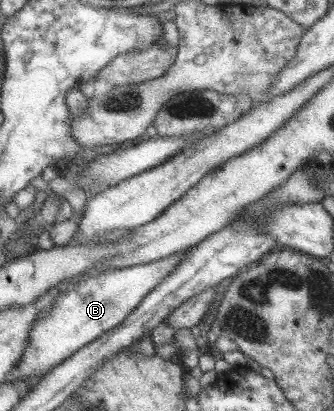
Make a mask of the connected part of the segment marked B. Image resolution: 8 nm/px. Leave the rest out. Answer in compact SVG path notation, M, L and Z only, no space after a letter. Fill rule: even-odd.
M188 251L172 254L149 264L115 269L96 274L82 280L67 292L64 292L54 306L44 310L41 318L31 331L31 340L20 364L20 378L35 386L40 378L56 366L72 358L79 350L98 340L108 330L122 324L127 317L144 301L144 298L171 276Z

